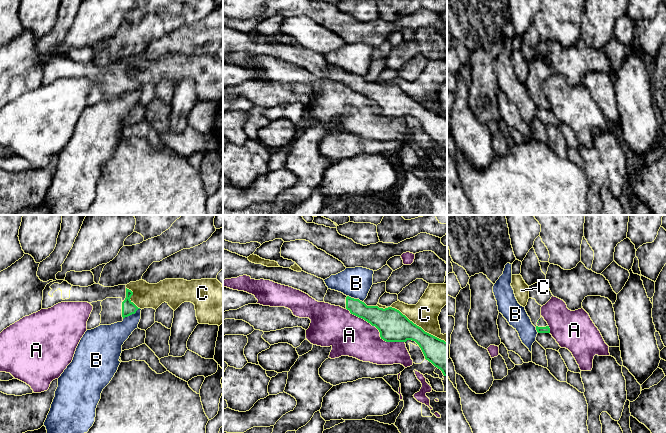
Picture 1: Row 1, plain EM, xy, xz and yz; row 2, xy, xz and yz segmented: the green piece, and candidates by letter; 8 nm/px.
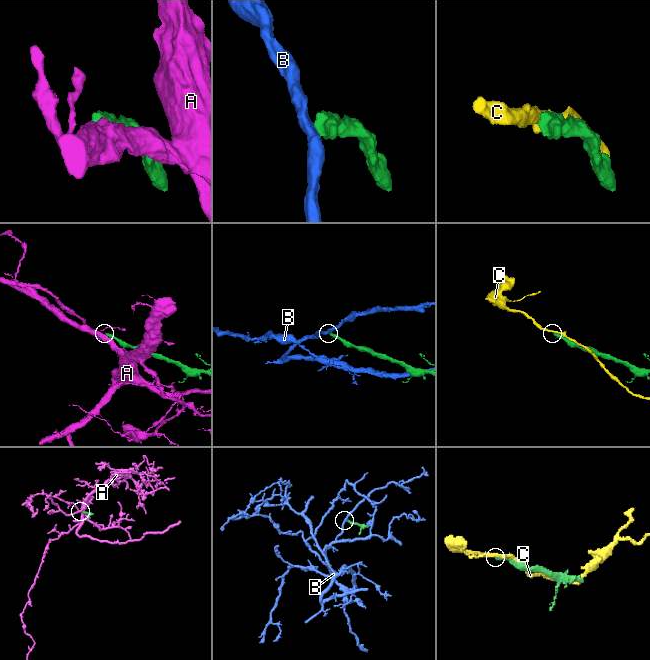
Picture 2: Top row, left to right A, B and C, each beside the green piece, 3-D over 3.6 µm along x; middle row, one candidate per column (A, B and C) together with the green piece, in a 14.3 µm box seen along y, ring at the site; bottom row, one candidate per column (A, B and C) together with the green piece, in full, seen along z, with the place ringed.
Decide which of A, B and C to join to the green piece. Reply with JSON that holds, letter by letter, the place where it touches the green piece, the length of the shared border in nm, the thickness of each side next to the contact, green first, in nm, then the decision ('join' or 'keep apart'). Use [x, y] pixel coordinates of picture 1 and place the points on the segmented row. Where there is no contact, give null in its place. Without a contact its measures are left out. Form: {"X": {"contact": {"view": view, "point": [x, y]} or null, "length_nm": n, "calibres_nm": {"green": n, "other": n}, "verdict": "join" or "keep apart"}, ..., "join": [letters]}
{"A": {"contact": {"view": "xz", "point": [377, 328]}, "length_nm": 550, "calibres_nm": {"green": 240, "other": 320}, "verdict": "keep apart"}, "B": {"contact": {"view": "xy", "point": [131, 314]}, "length_nm": 160, "calibres_nm": {"green": 110, "other": 200}, "verdict": "keep apart"}, "C": {"contact": {"view": "xz", "point": [418, 326]}, "length_nm": 550, "calibres_nm": {"green": 240, "other": 220}, "verdict": "keep apart"}, "join": []}

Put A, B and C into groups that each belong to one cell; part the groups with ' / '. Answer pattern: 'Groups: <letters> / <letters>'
Groups: A / B / C

